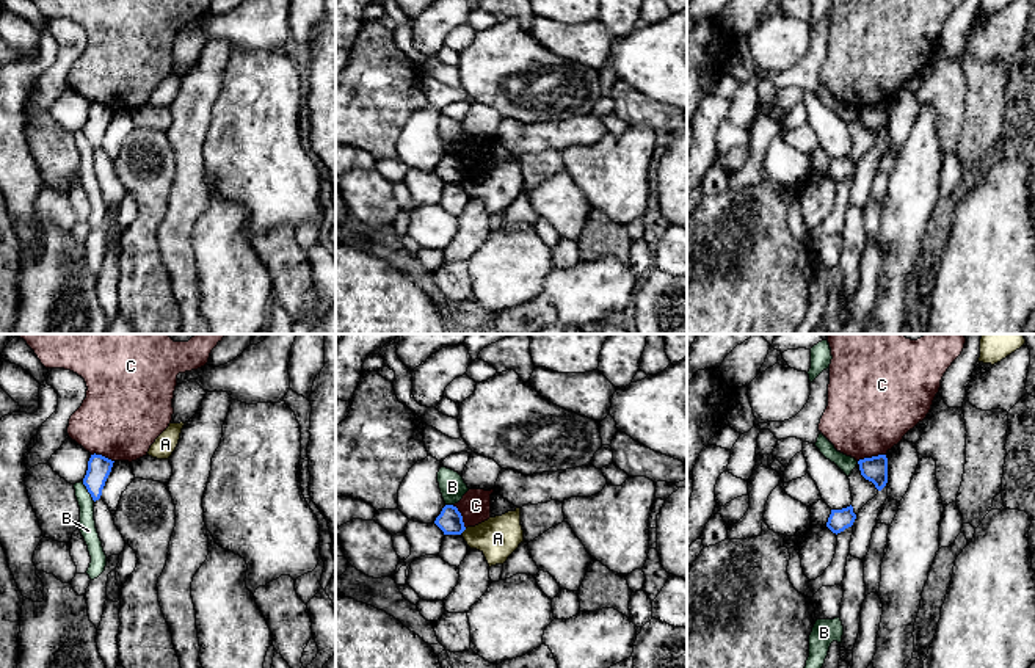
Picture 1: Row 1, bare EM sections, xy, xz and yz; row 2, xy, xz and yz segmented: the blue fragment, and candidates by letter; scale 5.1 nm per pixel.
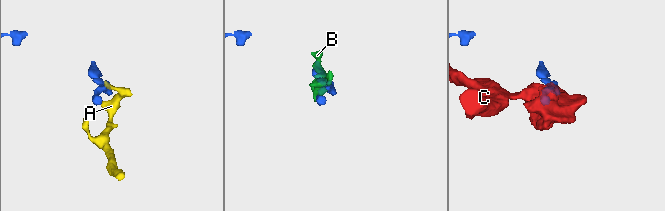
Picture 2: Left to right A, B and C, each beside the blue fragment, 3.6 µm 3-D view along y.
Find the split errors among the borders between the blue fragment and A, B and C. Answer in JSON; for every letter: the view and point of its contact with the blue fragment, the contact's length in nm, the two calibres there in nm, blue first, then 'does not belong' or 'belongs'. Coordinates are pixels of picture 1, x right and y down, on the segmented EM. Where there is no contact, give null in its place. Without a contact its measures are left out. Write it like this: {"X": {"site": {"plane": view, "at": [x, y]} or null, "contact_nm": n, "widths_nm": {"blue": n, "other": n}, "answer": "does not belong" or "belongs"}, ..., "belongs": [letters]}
{"A": {"site": {"plane": "xz", "at": [463, 530]}, "contact_nm": 50, "widths_nm": {"blue": 130, "other": 220}, "answer": "does not belong"}, "B": {"site": {"plane": "xy", "at": [88, 491]}, "contact_nm": 120, "widths_nm": {"blue": 120, "other": 90}, "answer": "does not belong"}, "C": {"site": {"plane": "yz", "at": [872, 457]}, "contact_nm": 150, "widths_nm": {"blue": 130, "other": 440}, "answer": "does not belong"}, "belongs": []}

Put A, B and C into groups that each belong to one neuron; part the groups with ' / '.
A / B / C

